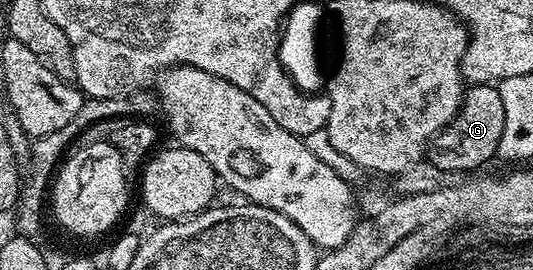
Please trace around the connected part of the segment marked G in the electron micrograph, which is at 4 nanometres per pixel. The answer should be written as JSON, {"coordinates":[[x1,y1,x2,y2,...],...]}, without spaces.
{"coordinates":[[470,84,463,91,462,104,450,125,444,130,440,130,437,136,431,140,428,159,432,162,432,166,440,166,440,170,465,174,465,172,472,171,473,168,484,167,490,159,493,161,497,157,500,134,504,134,504,101,500,99,497,87,494,84]]}

